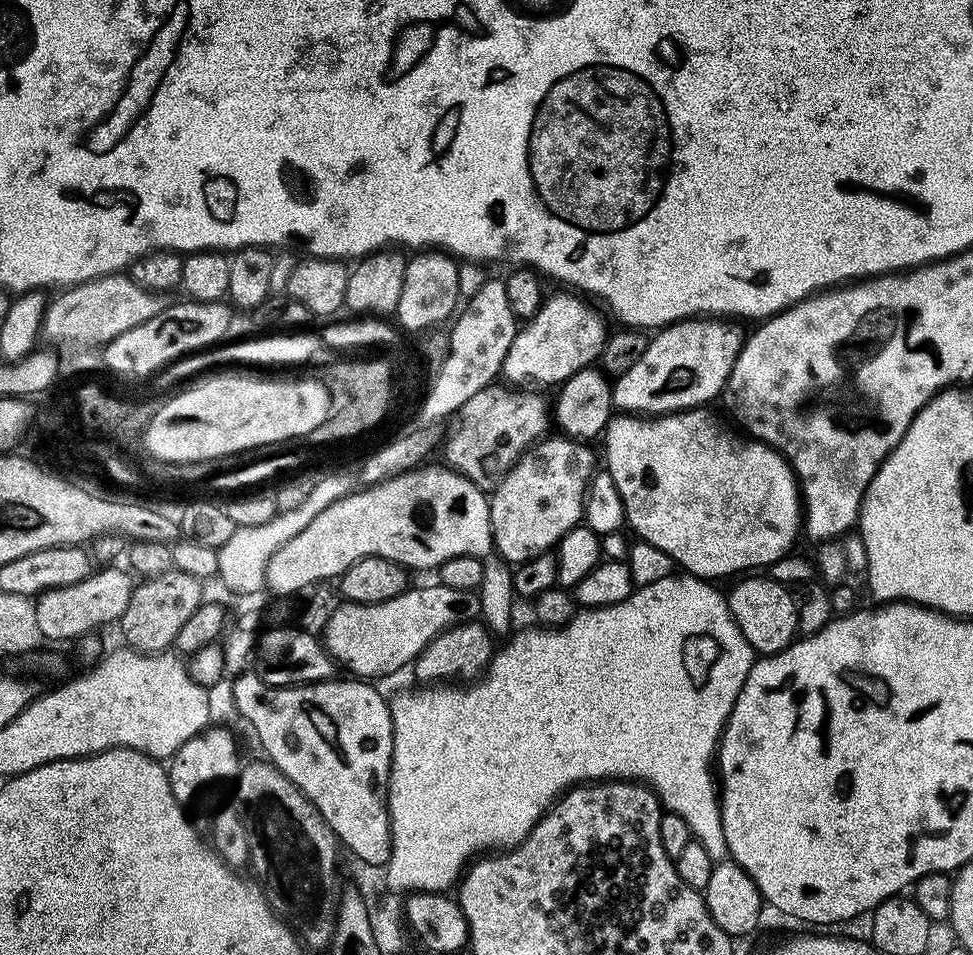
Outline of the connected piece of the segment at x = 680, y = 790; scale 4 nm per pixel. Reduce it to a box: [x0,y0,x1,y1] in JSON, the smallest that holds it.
[387,574,754,894]

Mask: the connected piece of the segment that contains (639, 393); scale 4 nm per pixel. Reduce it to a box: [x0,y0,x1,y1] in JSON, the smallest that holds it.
[613,318,745,417]

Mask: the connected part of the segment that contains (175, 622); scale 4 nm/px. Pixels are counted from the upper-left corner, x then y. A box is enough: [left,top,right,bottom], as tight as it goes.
[118,570,205,652]

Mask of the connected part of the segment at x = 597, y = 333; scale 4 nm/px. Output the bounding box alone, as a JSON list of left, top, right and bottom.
[502,290,610,386]

